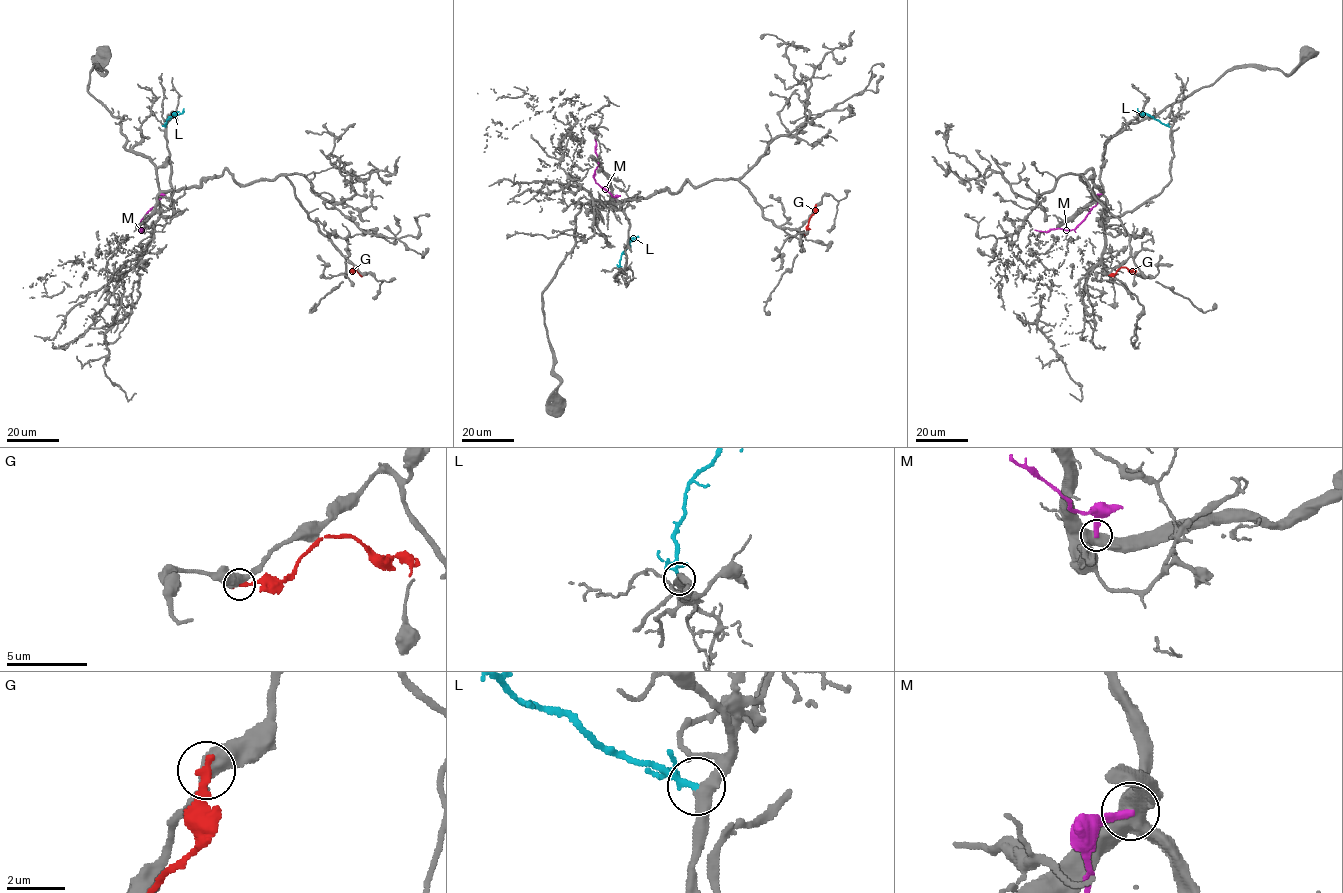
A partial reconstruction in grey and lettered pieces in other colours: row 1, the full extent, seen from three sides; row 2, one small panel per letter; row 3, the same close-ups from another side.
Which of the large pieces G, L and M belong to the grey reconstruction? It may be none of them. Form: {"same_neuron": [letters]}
{"same_neuron": ["L"]}

